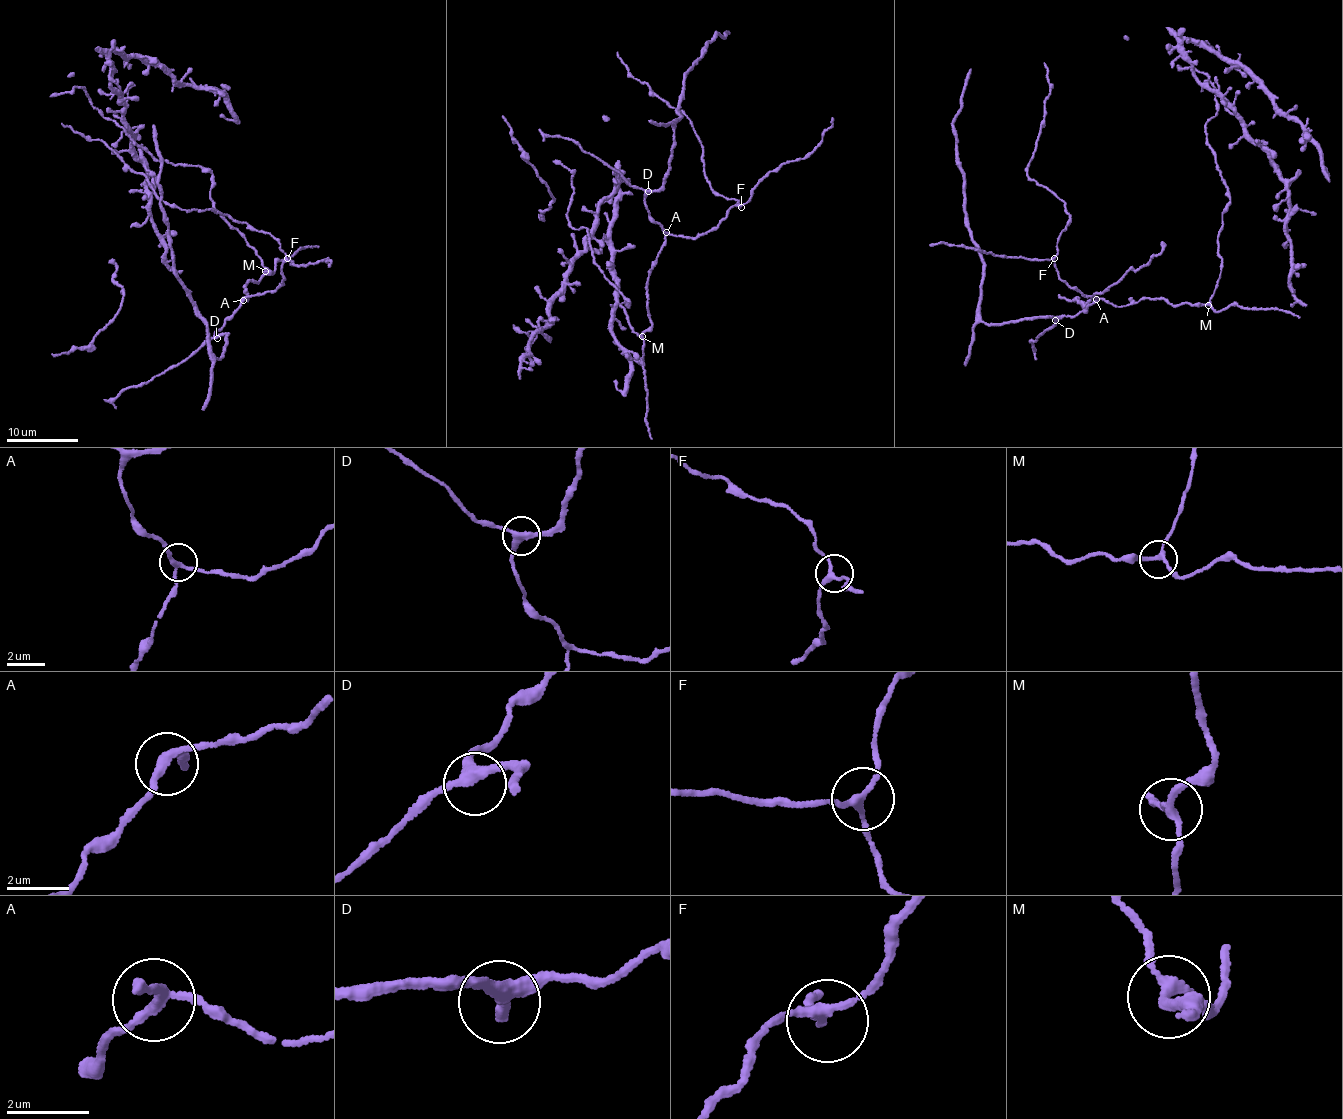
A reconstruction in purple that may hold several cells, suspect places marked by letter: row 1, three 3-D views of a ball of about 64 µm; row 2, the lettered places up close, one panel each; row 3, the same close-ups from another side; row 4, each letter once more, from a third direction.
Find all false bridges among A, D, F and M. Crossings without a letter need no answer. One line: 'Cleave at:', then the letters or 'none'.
Cleave at: none

